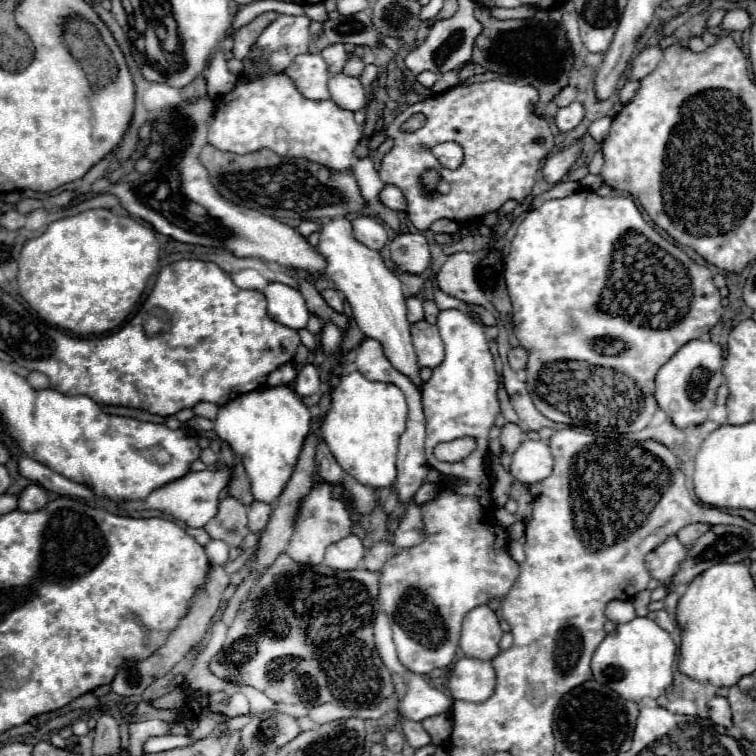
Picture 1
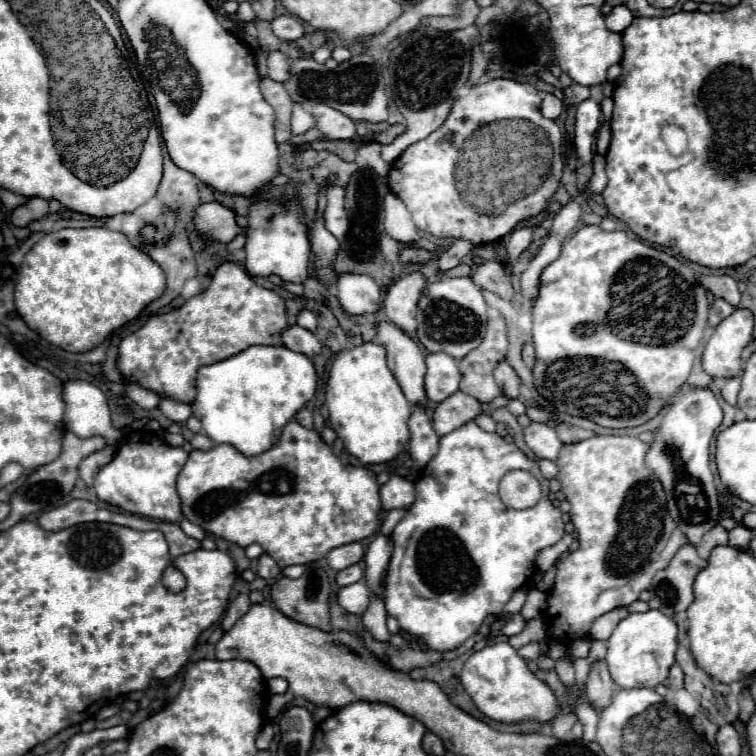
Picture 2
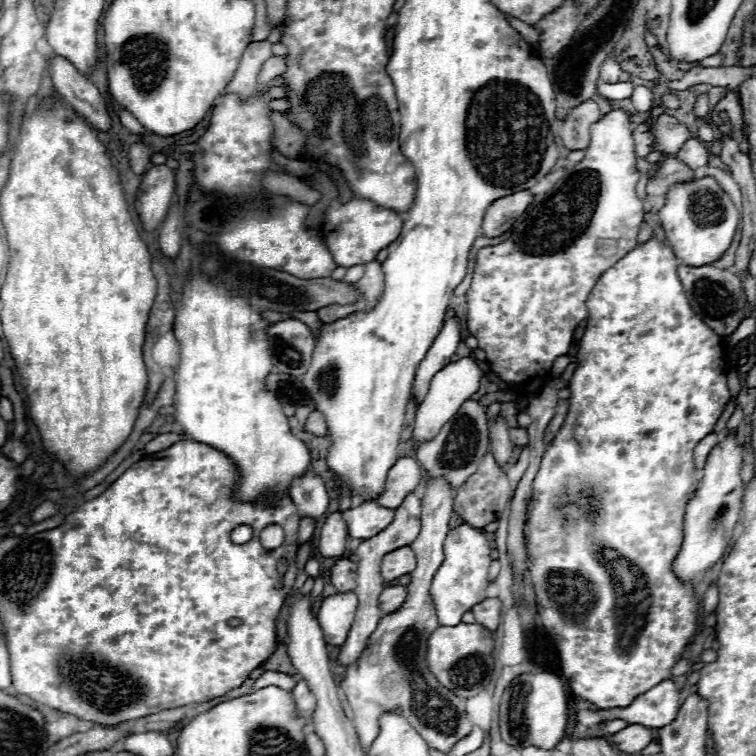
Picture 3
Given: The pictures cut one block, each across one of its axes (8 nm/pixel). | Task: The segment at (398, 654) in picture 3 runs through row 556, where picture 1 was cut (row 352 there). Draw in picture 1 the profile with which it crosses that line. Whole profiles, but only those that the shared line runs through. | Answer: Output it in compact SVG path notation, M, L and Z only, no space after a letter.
M426 320L412 324L412 342L418 354L420 368L436 368L444 360L444 342L438 328Z

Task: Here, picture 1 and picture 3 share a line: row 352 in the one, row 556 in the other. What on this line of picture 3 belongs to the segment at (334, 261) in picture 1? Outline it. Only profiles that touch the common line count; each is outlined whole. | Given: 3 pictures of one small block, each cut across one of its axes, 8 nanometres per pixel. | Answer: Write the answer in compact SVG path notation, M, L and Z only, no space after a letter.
M404 546L402 550L394 550L394 552L386 554L386 558L382 560L382 566L380 566L380 574L386 582L392 582L404 574L410 574L414 568L416 568L414 552L410 550L410 546Z

